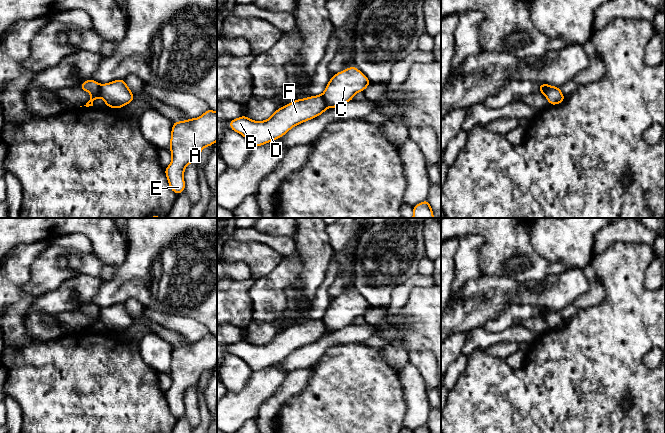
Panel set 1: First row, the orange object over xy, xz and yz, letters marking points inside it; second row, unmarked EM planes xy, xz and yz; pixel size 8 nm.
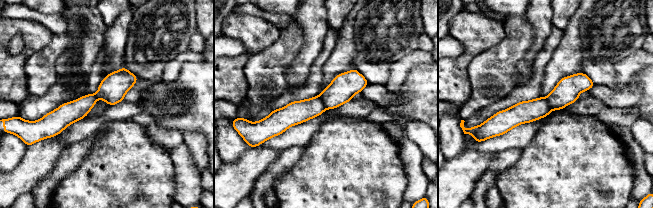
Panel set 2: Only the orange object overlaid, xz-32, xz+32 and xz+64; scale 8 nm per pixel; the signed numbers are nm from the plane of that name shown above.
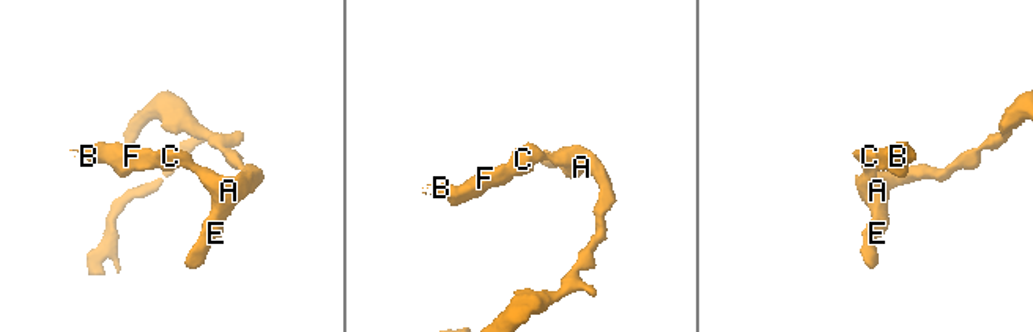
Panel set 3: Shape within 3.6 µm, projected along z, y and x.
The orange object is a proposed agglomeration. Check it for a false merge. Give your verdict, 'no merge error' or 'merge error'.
merge error

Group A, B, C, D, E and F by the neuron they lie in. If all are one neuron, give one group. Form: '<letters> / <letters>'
A C E / B D F

